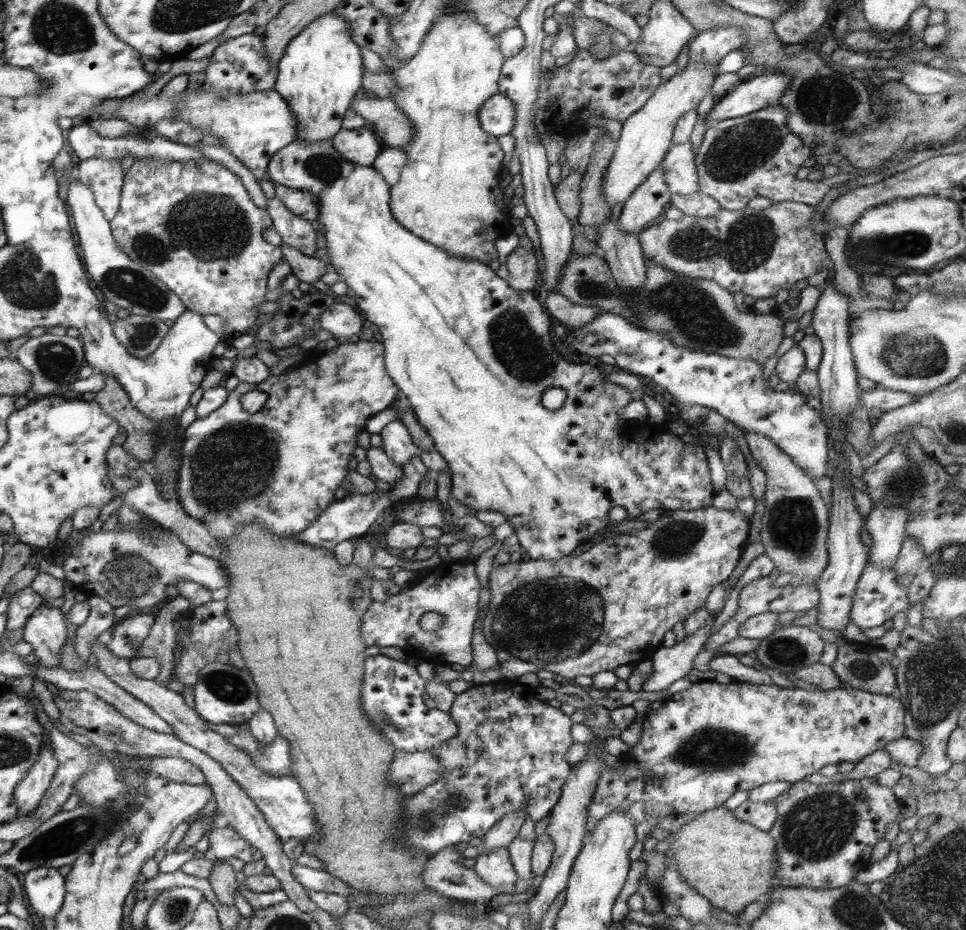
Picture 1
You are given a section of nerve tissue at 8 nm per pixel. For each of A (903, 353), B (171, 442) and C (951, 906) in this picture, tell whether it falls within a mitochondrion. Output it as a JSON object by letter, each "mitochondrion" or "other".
{"A":"mitochondrion","B":"mitochondrion","C":"mitochondrion"}

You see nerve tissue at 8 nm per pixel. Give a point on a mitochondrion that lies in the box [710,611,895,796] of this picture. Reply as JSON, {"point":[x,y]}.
{"point":[787,651]}

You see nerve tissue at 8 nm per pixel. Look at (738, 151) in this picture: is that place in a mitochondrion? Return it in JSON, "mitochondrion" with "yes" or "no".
{"mitochondrion":"yes"}

